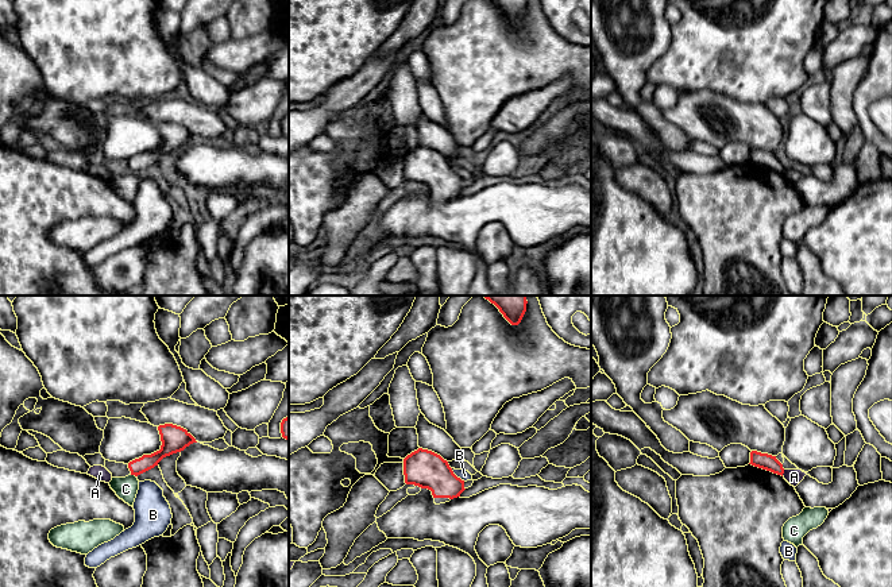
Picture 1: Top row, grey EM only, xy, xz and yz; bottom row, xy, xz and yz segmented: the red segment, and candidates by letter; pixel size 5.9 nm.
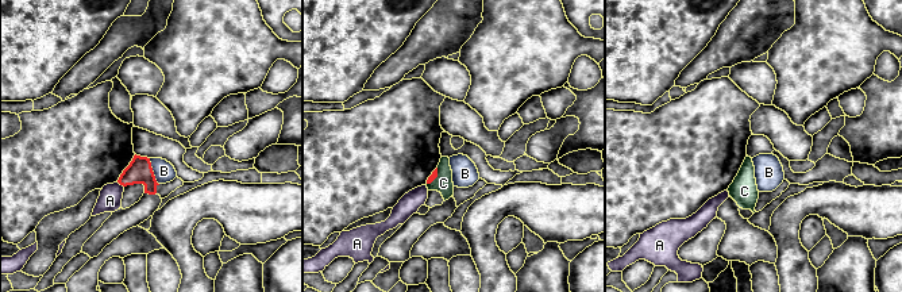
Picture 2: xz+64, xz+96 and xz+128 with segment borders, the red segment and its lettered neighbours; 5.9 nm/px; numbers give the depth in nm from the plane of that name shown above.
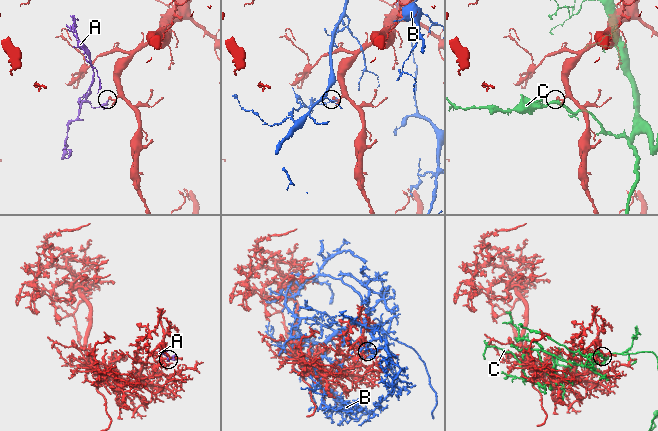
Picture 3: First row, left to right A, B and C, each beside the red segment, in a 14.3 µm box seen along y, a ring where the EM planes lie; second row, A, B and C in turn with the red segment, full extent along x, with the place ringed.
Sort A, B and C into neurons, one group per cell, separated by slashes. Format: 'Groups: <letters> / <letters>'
Groups: A / B / C

